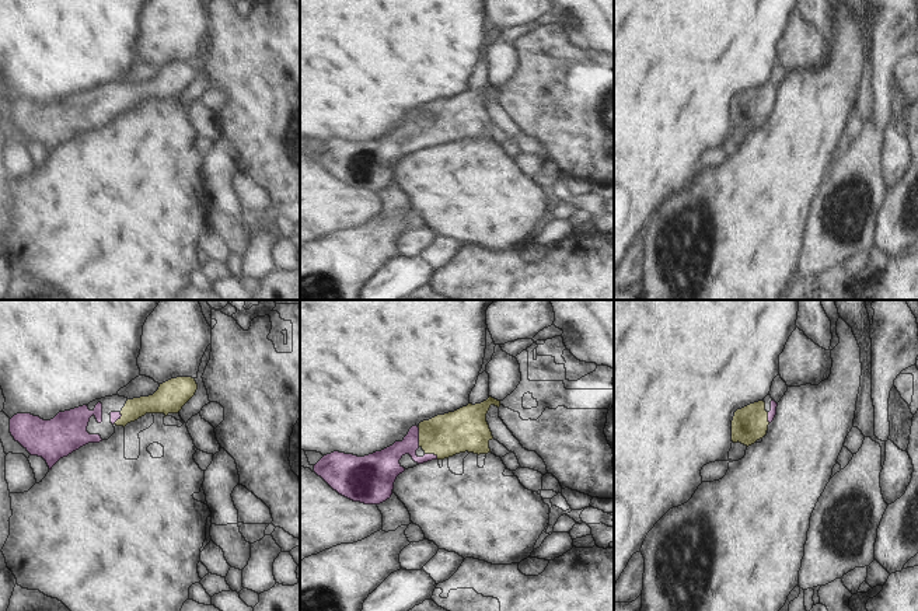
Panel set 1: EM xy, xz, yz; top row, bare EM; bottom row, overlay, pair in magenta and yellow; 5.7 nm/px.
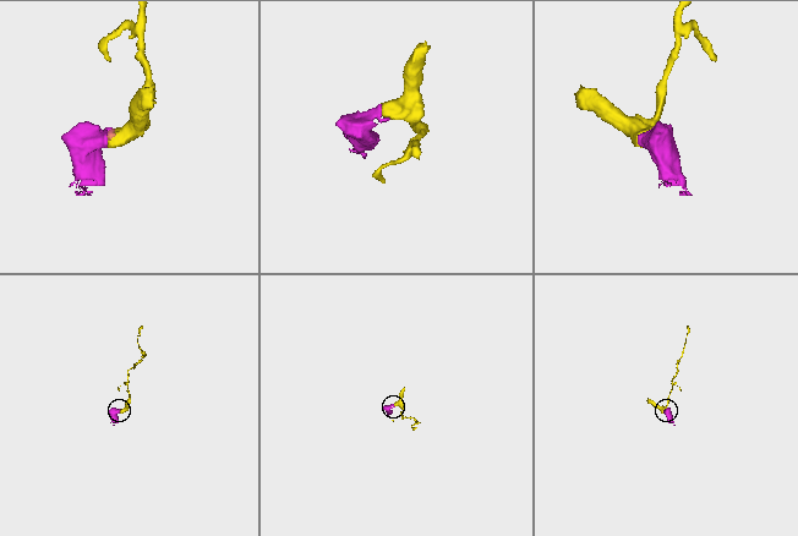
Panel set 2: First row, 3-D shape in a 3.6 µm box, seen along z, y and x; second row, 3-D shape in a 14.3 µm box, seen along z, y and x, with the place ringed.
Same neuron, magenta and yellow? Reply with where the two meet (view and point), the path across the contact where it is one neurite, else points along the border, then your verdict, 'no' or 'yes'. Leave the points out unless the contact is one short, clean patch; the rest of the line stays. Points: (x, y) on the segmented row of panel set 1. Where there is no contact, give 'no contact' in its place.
xz (418, 436) | across xz (384, 464), (418, 436), (444, 436), (451, 433) | yes

